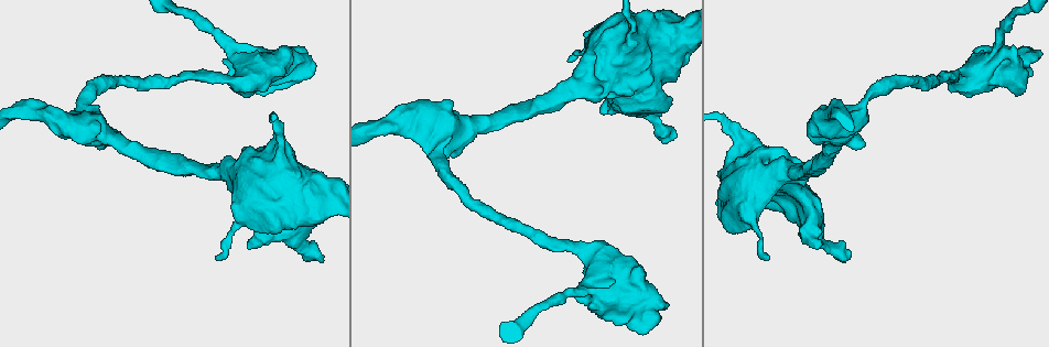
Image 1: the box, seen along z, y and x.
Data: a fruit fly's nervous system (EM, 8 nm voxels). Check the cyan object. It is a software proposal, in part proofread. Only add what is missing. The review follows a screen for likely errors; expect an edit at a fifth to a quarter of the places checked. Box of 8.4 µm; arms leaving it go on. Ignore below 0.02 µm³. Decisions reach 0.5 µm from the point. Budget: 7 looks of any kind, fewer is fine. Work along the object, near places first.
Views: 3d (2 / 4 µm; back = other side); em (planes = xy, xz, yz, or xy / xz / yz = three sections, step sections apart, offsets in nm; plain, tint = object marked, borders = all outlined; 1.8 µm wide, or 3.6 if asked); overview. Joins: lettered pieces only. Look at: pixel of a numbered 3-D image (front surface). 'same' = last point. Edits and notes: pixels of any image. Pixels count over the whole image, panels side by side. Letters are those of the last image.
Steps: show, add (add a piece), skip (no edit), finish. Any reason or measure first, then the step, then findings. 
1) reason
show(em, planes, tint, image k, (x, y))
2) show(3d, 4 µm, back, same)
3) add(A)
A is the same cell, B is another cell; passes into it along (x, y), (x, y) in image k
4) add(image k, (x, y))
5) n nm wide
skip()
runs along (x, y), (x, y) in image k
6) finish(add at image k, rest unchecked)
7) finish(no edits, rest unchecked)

an open end
show(3d, 4 µm, image 1, (845, 260))

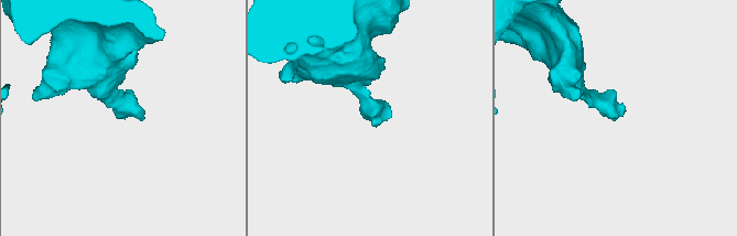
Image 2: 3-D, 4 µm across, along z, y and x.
shape alone is not enough
show(em, 3.6 µm, planes, borders, image 2, (390, 116))

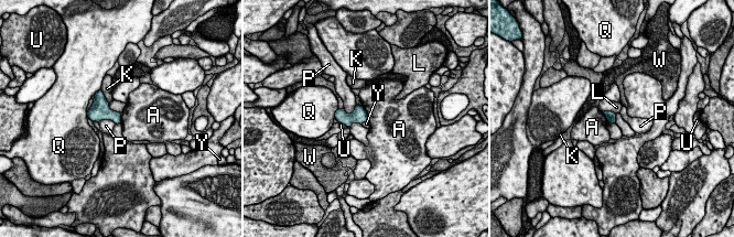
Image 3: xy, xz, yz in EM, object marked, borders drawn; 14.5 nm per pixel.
skip()
A, K, L, P, Q, U, W and Y are other cells; border along (362, 106), (366, 111), (368, 120) in image 3; none of them fits

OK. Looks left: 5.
free end
show(em, xy, step 16, borders, image 1, (309, 74))

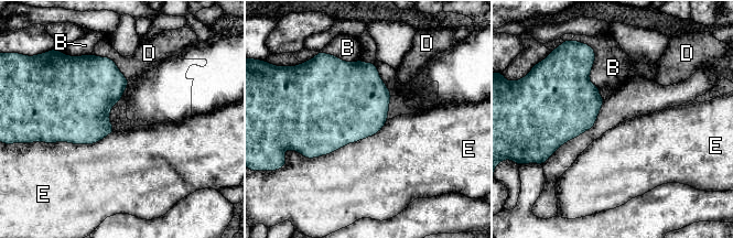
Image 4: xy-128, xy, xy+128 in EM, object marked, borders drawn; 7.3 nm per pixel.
skip()
B, D and E are other cells; border along (387, 119), (333, 152), (298, 153) in image 4; no lettered piece goes on from it

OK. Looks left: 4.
sudden change in width
show(em, 3.6 µm, yz, step 4, tint, image 1, (780, 171))

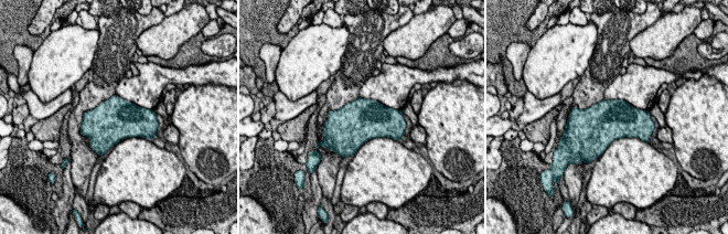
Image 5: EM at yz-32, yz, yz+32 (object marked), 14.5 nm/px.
show(em, 3.6 µm, planes, tint, same)

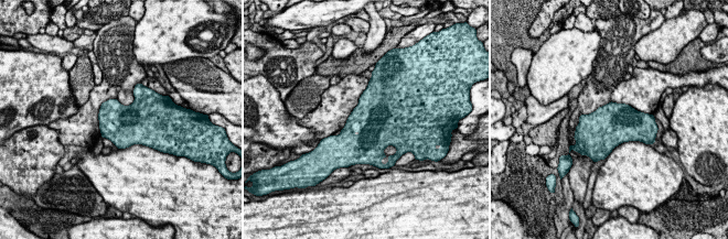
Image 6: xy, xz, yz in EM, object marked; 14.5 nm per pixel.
show(em, 3.6 µm, planes, borders, same)

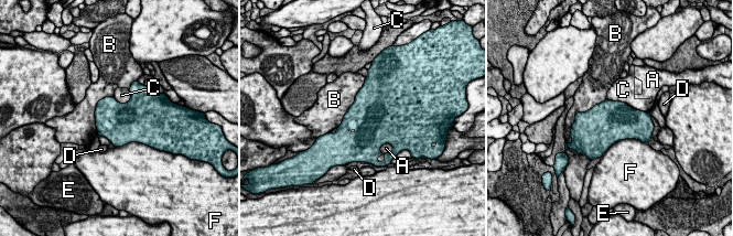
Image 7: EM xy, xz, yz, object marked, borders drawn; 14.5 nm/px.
skip()
A, B, C, D, E and F are other cells; border along (606, 98), (624, 102), (647, 113) in image 7; none of them fits

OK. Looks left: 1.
finish(no edits, rest unchecked)

